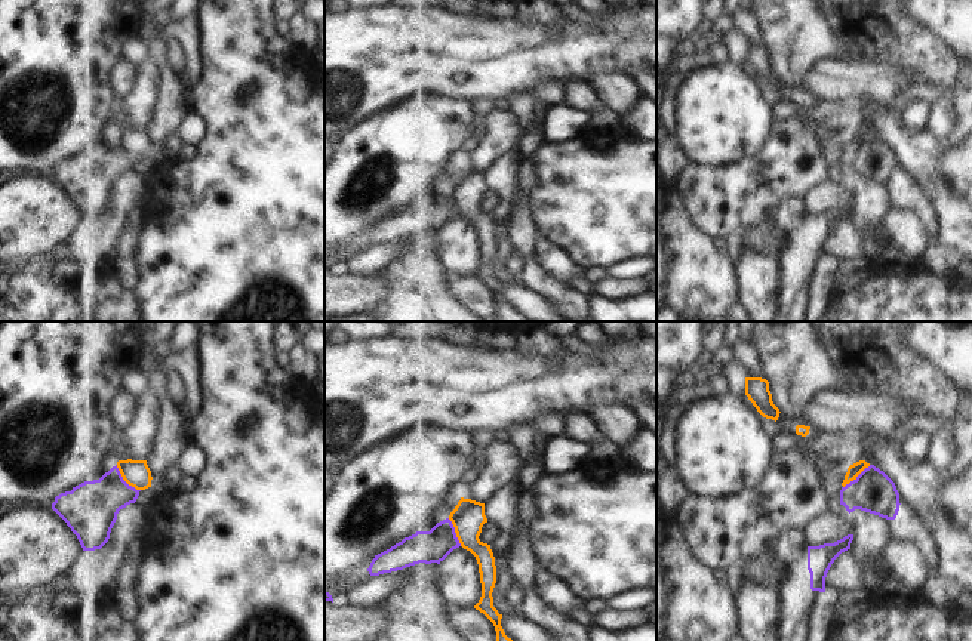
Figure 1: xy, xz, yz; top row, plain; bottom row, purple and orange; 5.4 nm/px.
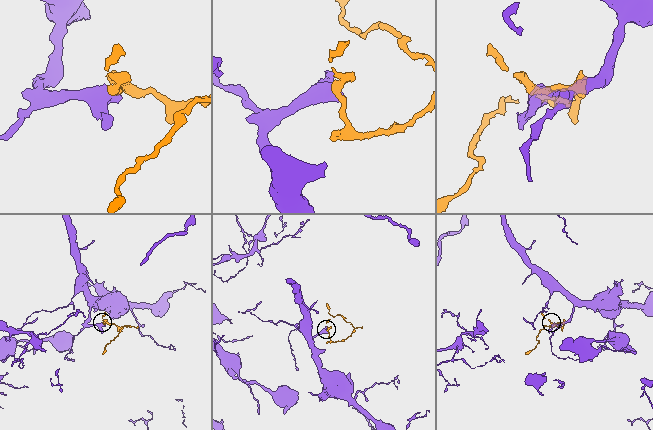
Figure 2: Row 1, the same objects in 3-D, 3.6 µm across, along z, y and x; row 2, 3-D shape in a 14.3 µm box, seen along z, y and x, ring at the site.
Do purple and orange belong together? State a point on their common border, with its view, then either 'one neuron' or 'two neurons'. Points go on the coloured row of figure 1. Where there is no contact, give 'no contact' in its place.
meets purple in xy at (123, 480); two neurons

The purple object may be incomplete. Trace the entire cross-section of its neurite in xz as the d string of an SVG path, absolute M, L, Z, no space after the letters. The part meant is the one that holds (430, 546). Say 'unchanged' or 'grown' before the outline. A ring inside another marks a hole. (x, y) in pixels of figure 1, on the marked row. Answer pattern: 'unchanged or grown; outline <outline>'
unchanged; outline M449 518L437 523L430 531L416 531L390 549L375 555L367 571L379 576L425 563L440 564L461 543Z

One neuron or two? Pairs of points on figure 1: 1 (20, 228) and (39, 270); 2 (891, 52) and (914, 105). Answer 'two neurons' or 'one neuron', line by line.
1: two neurons
2: two neurons

